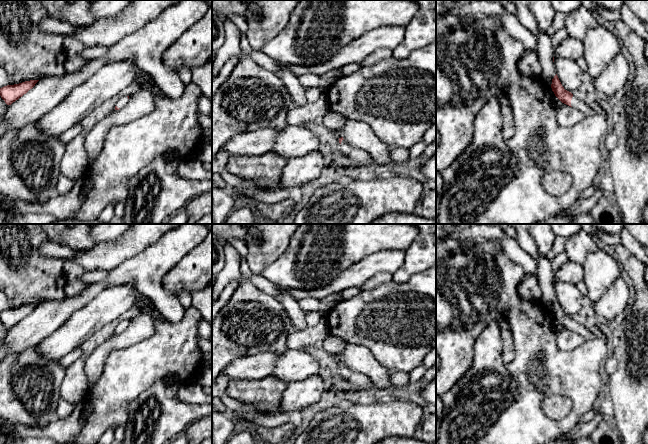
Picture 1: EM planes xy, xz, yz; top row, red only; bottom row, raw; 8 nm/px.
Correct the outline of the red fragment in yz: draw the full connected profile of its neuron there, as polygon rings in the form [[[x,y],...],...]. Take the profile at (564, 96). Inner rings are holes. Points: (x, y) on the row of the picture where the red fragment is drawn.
[[[557,74],[552,79],[551,88],[562,103],[580,110],[584,115],[595,114],[595,111],[585,101],[574,97],[571,92],[564,89]]]

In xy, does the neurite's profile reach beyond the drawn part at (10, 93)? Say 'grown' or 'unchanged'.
unchanged

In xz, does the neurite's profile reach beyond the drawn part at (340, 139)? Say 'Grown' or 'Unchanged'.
Grown

